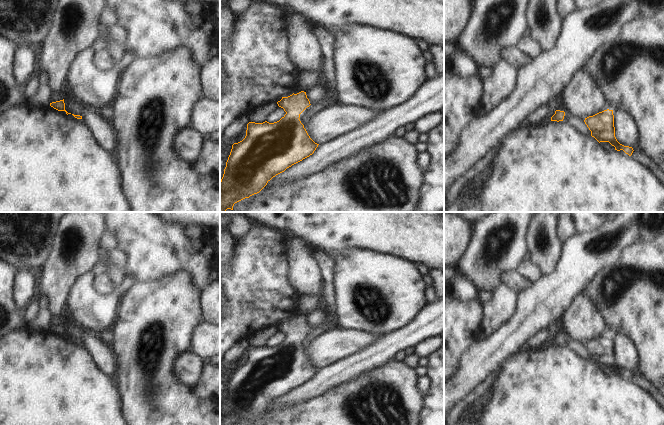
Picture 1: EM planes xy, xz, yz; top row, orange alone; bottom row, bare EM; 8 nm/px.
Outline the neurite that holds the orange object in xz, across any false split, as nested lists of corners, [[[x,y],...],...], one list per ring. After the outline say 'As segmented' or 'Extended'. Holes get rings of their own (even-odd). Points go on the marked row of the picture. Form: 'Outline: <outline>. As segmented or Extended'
Outline: [[[306,92],[282,97],[277,104],[286,112],[279,121],[249,122],[245,138],[232,145],[220,181],[220,212],[233,210],[235,203],[259,193],[273,177],[309,157],[318,147],[319,144],[310,138],[299,119],[300,114],[311,105]]]. As segmented

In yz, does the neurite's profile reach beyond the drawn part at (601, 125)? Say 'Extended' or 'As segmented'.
As segmented

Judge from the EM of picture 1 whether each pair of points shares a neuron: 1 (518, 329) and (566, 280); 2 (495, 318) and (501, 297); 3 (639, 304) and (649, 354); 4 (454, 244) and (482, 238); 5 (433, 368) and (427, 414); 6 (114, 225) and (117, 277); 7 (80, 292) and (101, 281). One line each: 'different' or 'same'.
1: same
2: same
3: same
4: different
5: same
6: different
7: different

